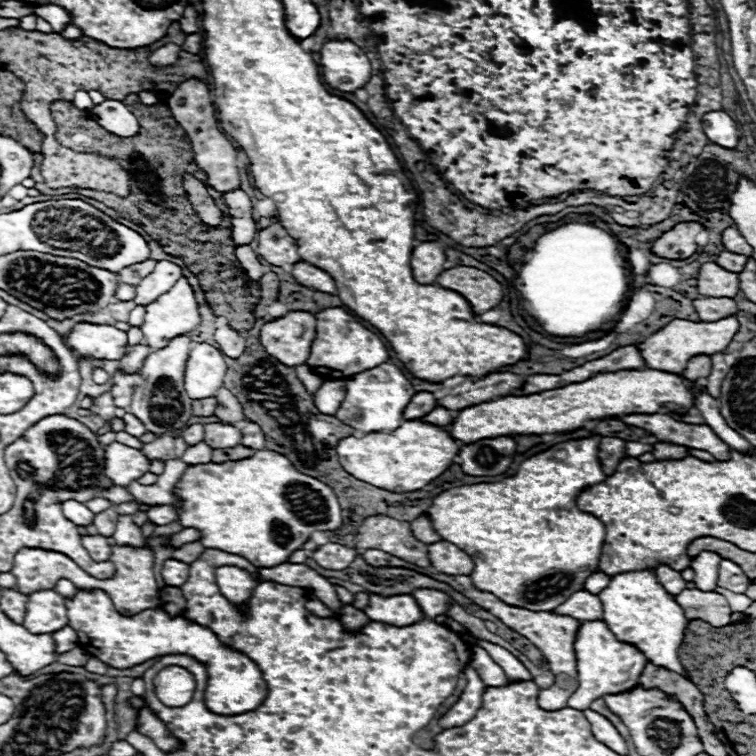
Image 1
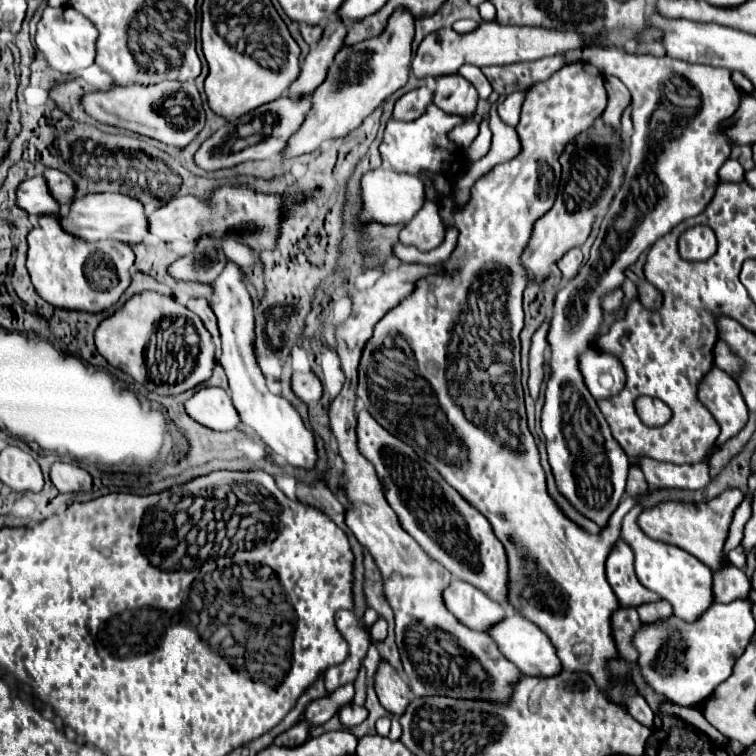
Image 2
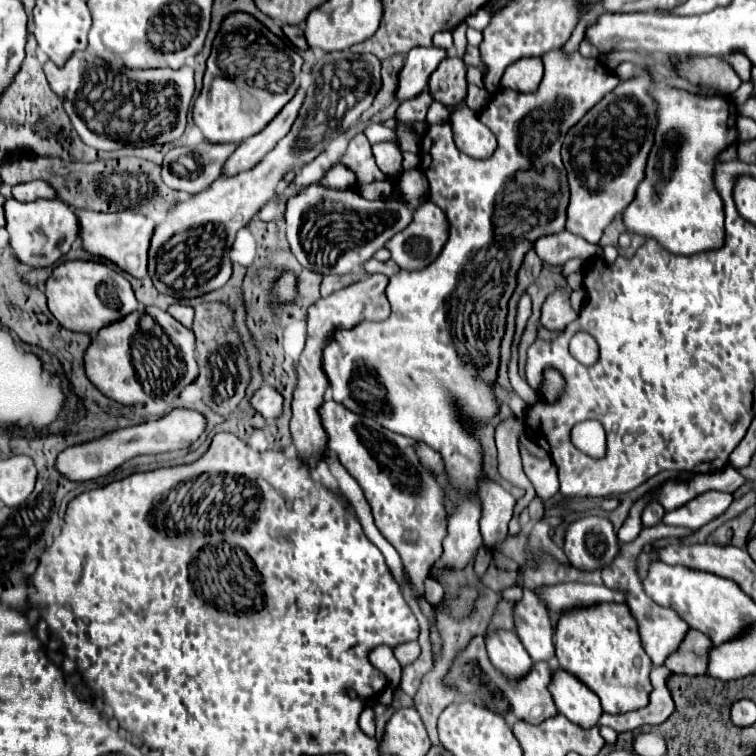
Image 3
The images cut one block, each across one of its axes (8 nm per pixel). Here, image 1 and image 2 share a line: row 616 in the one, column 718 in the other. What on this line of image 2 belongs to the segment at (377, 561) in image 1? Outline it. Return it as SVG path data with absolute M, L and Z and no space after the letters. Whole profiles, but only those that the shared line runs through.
M726 490L722 496L710 500L708 504L702 502L698 506L694 506L694 504L690 506L690 504L682 504L682 502L664 502L656 508L644 510L638 518L638 524L650 538L660 540L664 544L678 546L678 548L690 552L692 556L700 558L712 570L720 570L722 564L726 562L724 542L728 538L728 528L730 528L734 510L740 506L742 498L744 496L740 490Z

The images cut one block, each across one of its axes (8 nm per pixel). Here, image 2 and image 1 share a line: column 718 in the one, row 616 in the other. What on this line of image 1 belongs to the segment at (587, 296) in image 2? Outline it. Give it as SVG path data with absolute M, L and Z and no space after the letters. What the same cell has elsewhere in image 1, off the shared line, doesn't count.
M78 592L74 600L66 600L68 624L76 630L80 646L112 668L132 668L156 656L190 654L208 664L206 706L214 714L240 714L250 712L266 698L266 682L258 666L244 654L224 646L210 628L188 622L184 616L170 618L162 608L150 608L136 616L122 616L116 612L112 600L102 592Z

